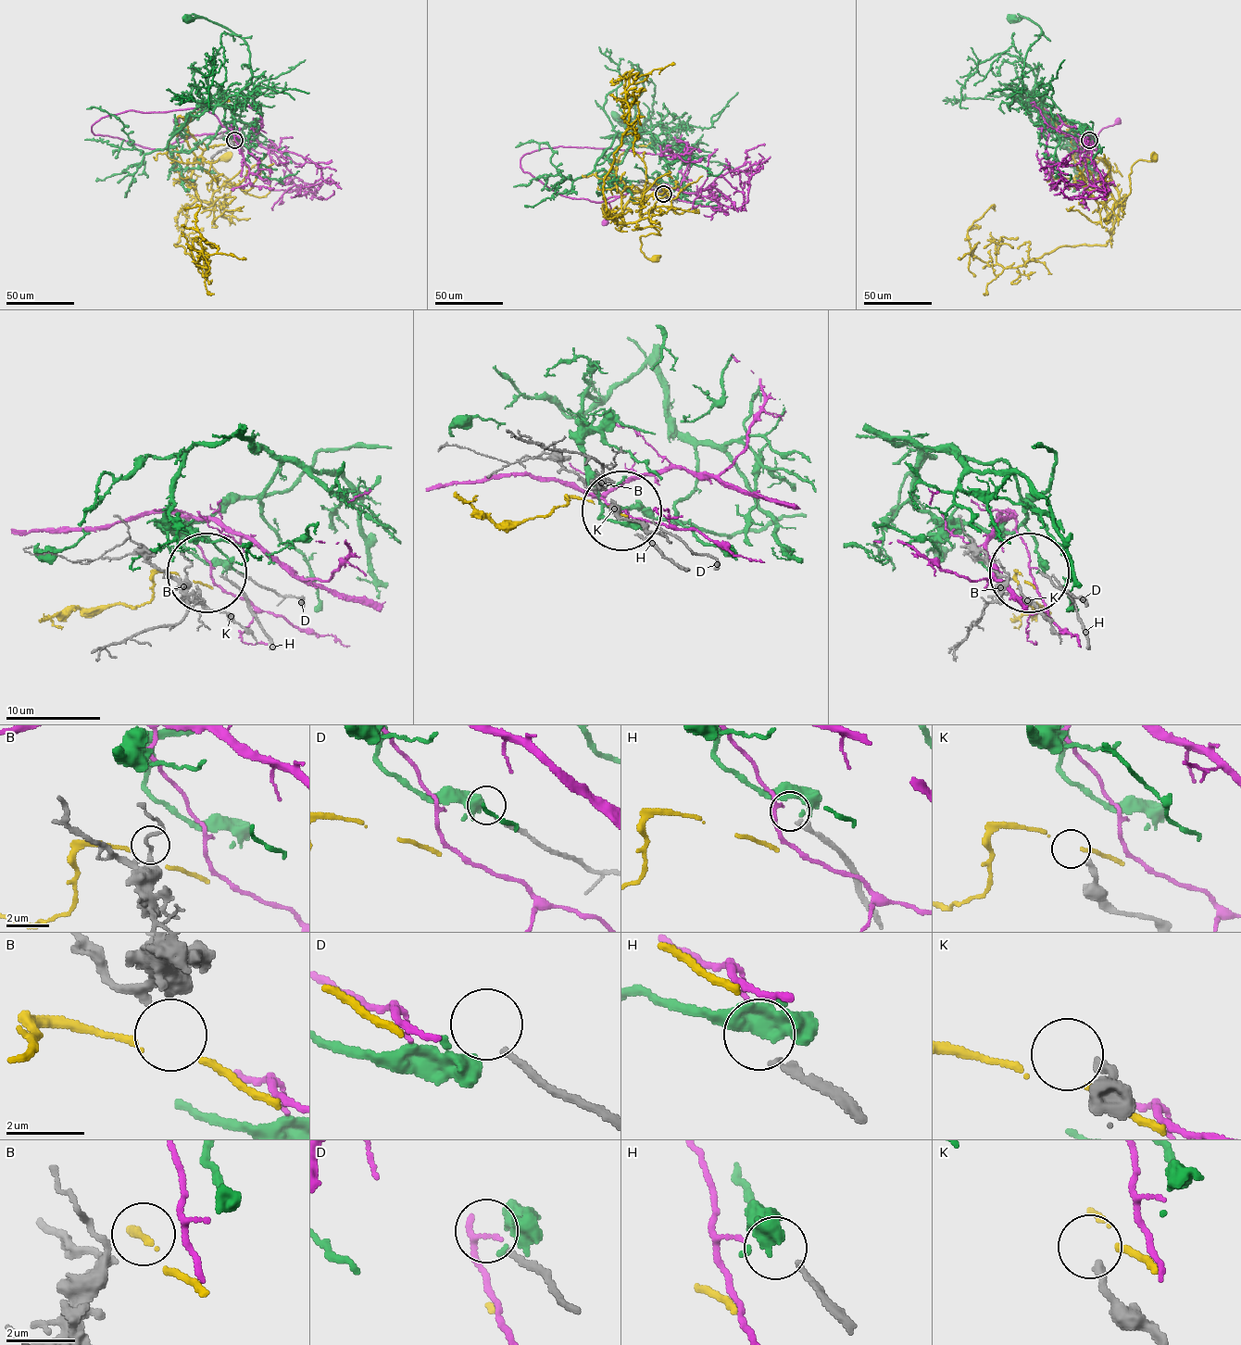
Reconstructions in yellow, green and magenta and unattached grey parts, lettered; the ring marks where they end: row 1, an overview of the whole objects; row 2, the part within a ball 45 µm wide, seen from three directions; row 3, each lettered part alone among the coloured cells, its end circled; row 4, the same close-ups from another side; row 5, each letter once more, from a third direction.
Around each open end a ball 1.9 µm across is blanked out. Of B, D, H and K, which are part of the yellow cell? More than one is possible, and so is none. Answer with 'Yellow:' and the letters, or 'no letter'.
Yellow: no letter

